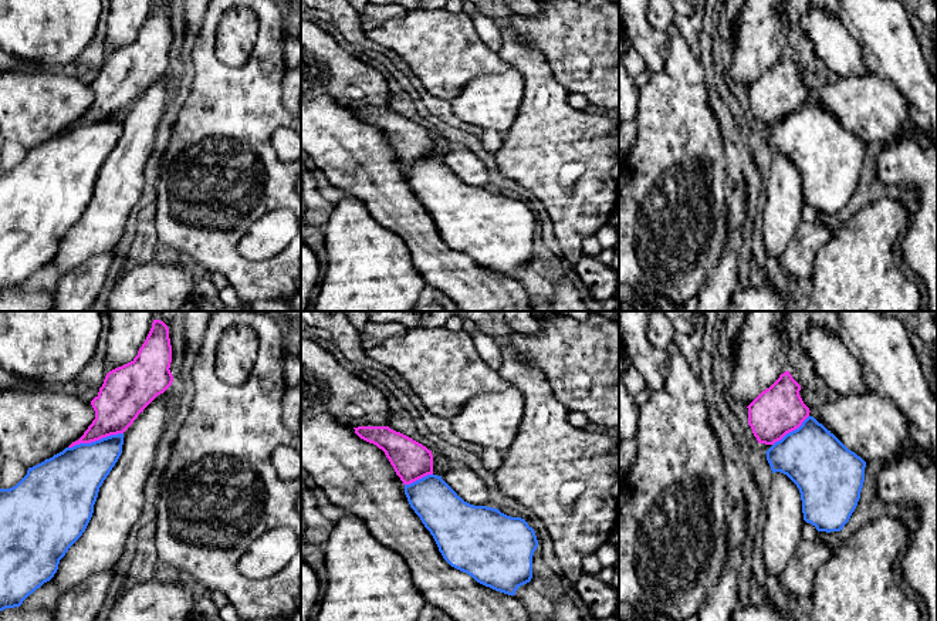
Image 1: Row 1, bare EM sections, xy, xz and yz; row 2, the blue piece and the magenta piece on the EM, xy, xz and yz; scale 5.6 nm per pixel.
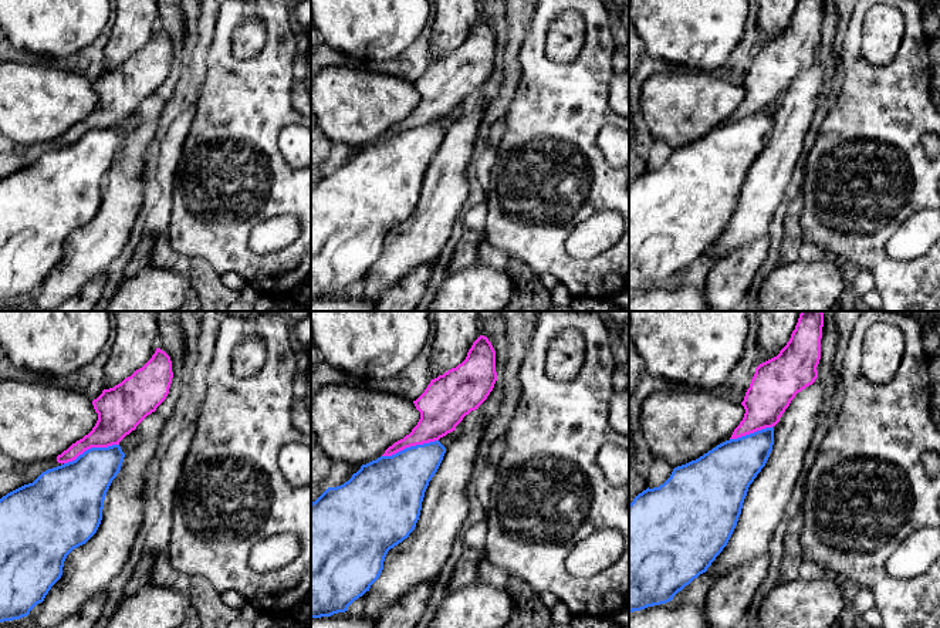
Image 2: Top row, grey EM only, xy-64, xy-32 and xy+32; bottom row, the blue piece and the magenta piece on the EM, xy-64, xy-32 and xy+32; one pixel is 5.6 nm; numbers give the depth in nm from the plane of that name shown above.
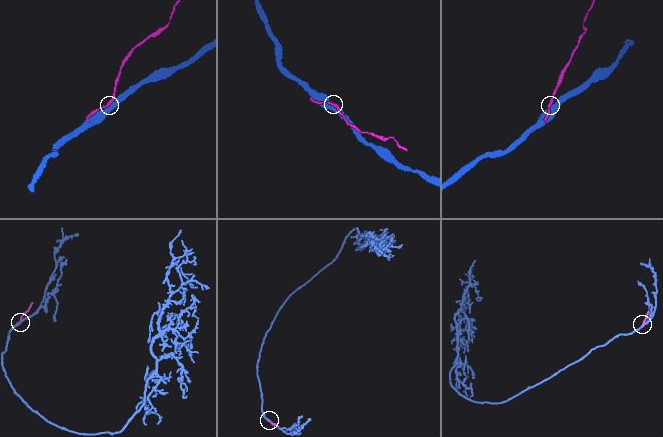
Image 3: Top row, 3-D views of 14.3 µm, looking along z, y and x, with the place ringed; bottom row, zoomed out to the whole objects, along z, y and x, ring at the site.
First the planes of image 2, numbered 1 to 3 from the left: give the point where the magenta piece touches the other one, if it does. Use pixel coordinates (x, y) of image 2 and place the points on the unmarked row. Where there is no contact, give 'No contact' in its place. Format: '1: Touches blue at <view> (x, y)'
1: Touches blue at xy-64 (91, 130)
2: Touches blue at xy-32 (411, 128)
3: Touches blue at xy+32 (751, 115)

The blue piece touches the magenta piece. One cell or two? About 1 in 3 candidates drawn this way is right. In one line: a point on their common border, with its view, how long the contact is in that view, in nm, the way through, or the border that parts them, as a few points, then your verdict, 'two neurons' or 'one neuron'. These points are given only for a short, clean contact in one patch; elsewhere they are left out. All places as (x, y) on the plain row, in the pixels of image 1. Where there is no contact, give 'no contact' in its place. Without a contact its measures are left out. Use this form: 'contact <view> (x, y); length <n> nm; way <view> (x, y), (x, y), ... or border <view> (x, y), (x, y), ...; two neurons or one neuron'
contact xy (95, 122); length 320 nm; two neurons

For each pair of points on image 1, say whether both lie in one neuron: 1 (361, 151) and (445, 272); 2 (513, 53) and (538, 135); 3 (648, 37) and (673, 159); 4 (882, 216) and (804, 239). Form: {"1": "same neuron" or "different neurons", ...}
{"1": "same neuron", "2": "same neuron", "3": "different neurons", "4": "different neurons"}

